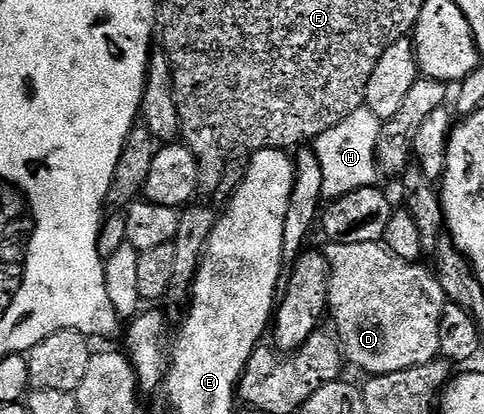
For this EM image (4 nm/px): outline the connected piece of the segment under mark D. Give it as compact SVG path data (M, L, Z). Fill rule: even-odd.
M332 243L327 246L328 259L328 307L330 317L340 328L338 340L349 366L357 365L368 375L386 375L394 371L406 371L410 367L422 367L440 357L438 327L442 323L442 311L446 298L442 283L438 283L435 272L416 261L407 261L393 253L387 244Z

